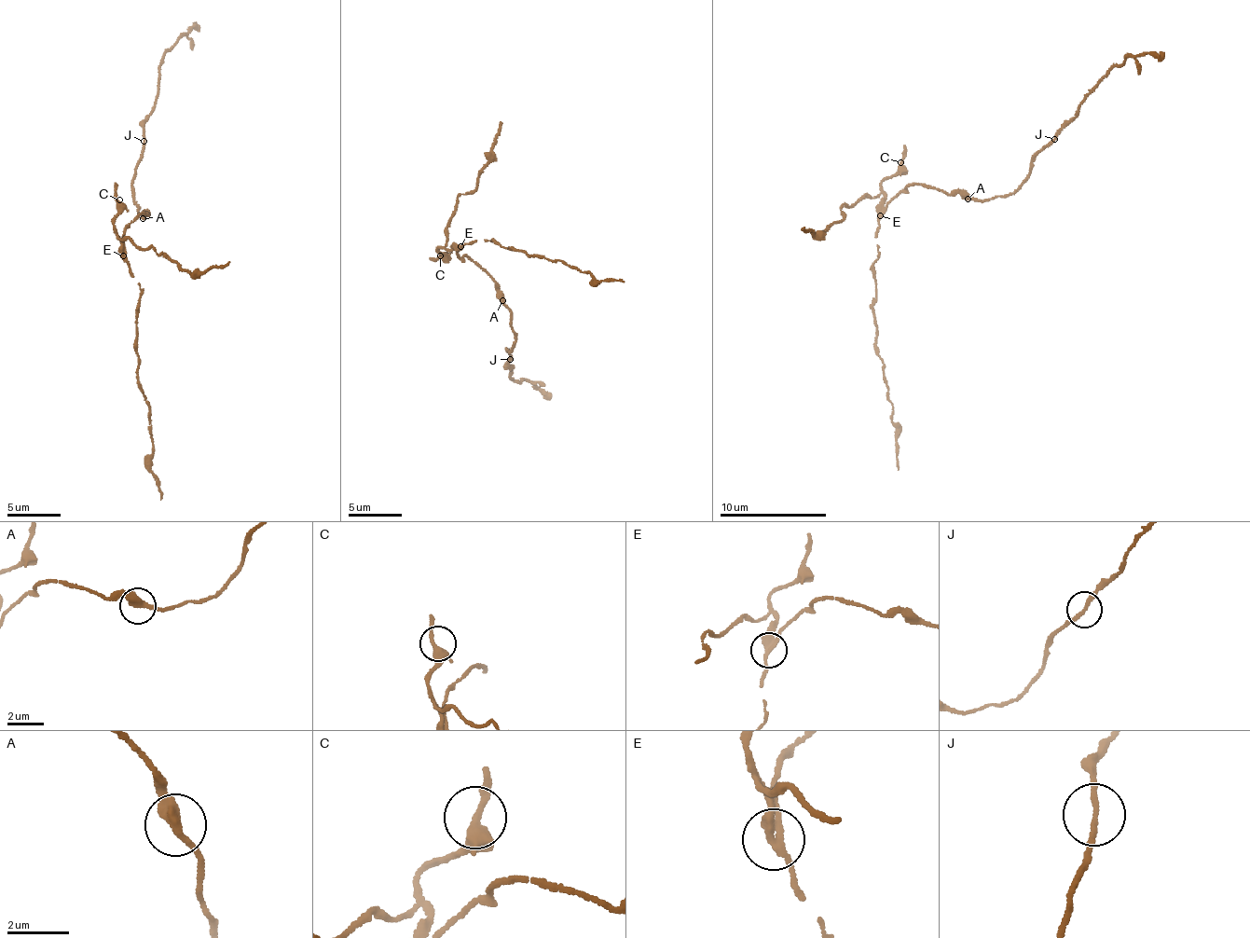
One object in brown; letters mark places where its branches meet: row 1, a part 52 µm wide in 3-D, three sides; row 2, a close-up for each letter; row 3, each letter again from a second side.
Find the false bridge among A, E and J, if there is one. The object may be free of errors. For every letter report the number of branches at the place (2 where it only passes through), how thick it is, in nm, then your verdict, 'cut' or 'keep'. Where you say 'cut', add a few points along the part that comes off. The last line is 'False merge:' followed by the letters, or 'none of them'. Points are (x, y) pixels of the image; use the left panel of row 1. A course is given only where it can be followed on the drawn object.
A: branches 2; calibre 360 nm; keep
E: branches 2; calibre 360 nm; cut; course (122, 256), (121, 239), (130, 240), (185, 270), (202, 272), (229, 261)
J: branches 2; calibre 180 nm; keep
False merge: E

